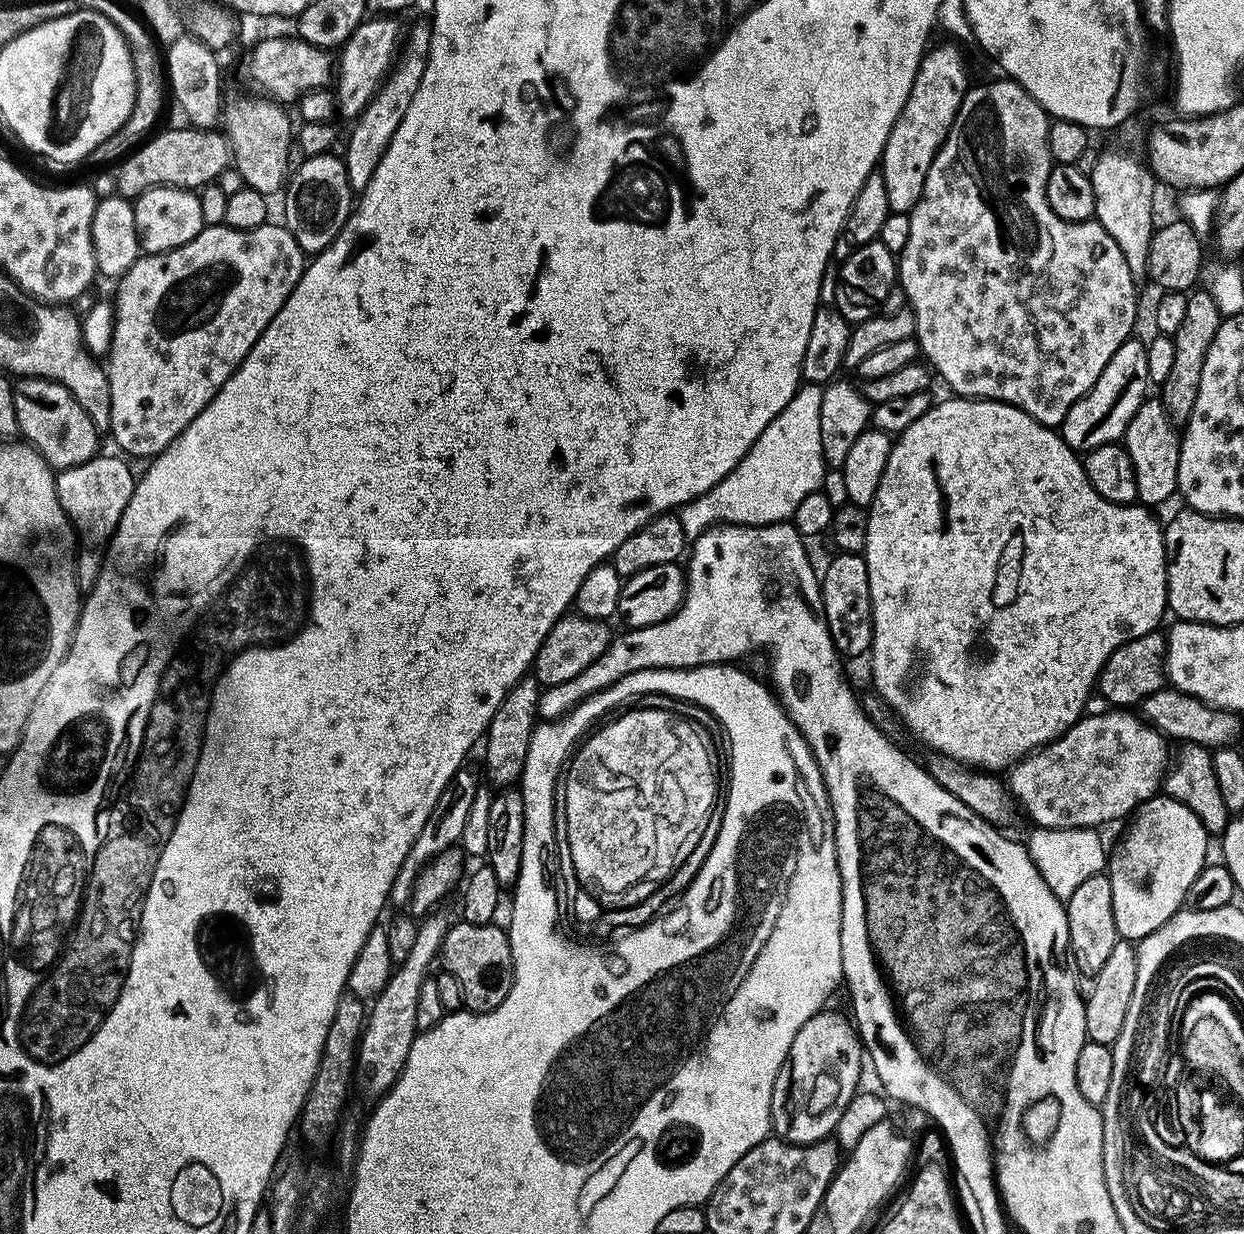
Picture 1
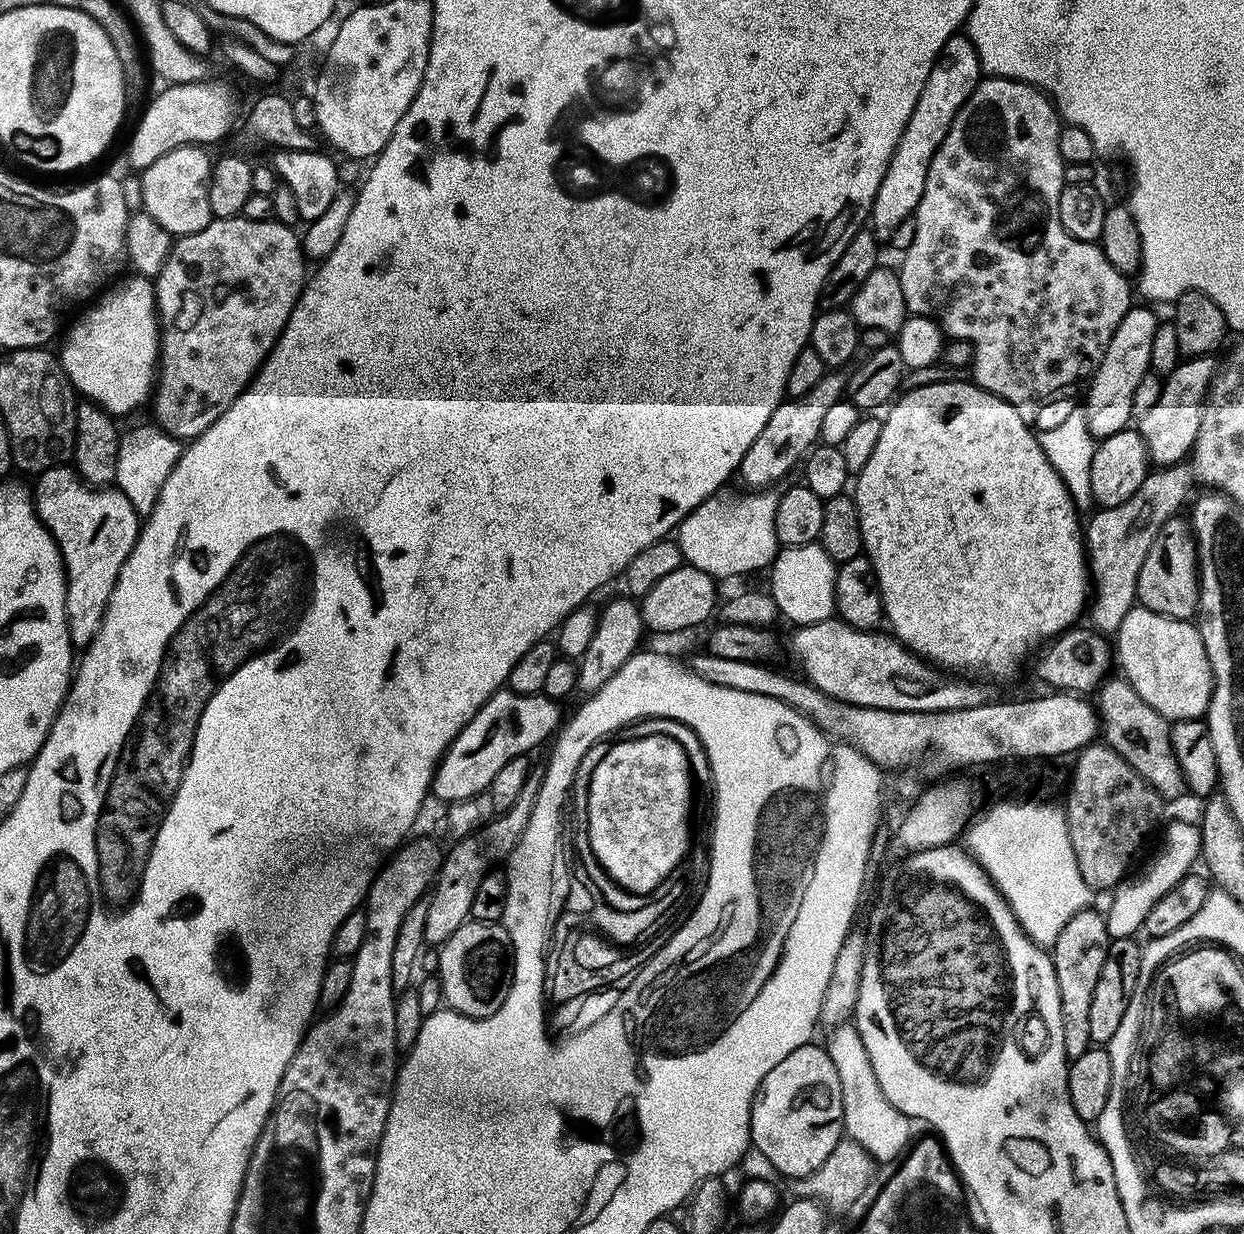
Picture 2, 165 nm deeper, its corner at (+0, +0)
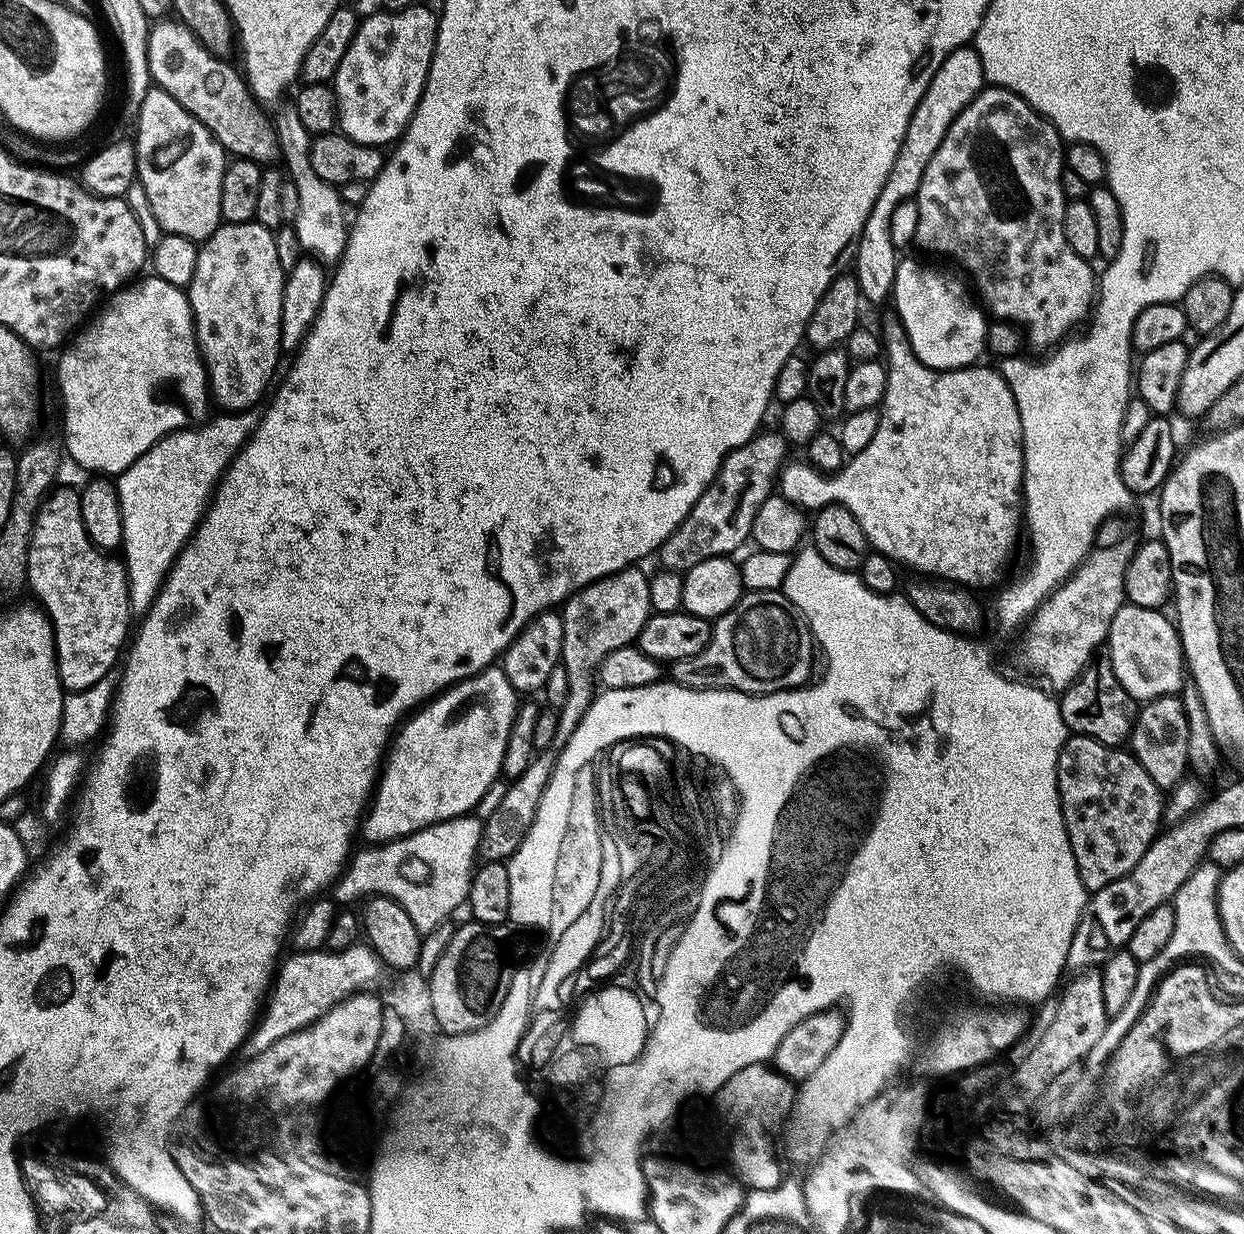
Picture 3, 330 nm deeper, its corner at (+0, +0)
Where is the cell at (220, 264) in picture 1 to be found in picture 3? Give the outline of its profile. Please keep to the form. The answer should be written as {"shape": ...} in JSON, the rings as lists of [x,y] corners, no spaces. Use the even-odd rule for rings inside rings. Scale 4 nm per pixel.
{"shape":[[[255,222],[246,224],[221,223],[216,233],[199,245],[194,278],[187,286],[192,321],[196,327],[196,344],[208,371],[208,387],[217,409],[243,412],[255,409],[260,395],[268,388],[276,363],[282,357],[280,327],[282,326],[282,290],[285,273],[278,266],[278,246],[273,229]]]}

